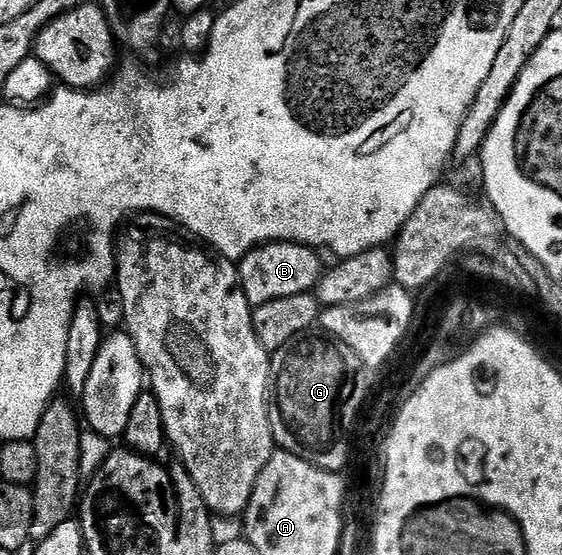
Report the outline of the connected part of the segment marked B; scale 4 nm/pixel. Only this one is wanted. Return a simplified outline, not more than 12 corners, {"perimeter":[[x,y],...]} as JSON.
{"perimeter":[[261,243],[240,260],[253,309],[315,292],[326,263],[306,243]]}

